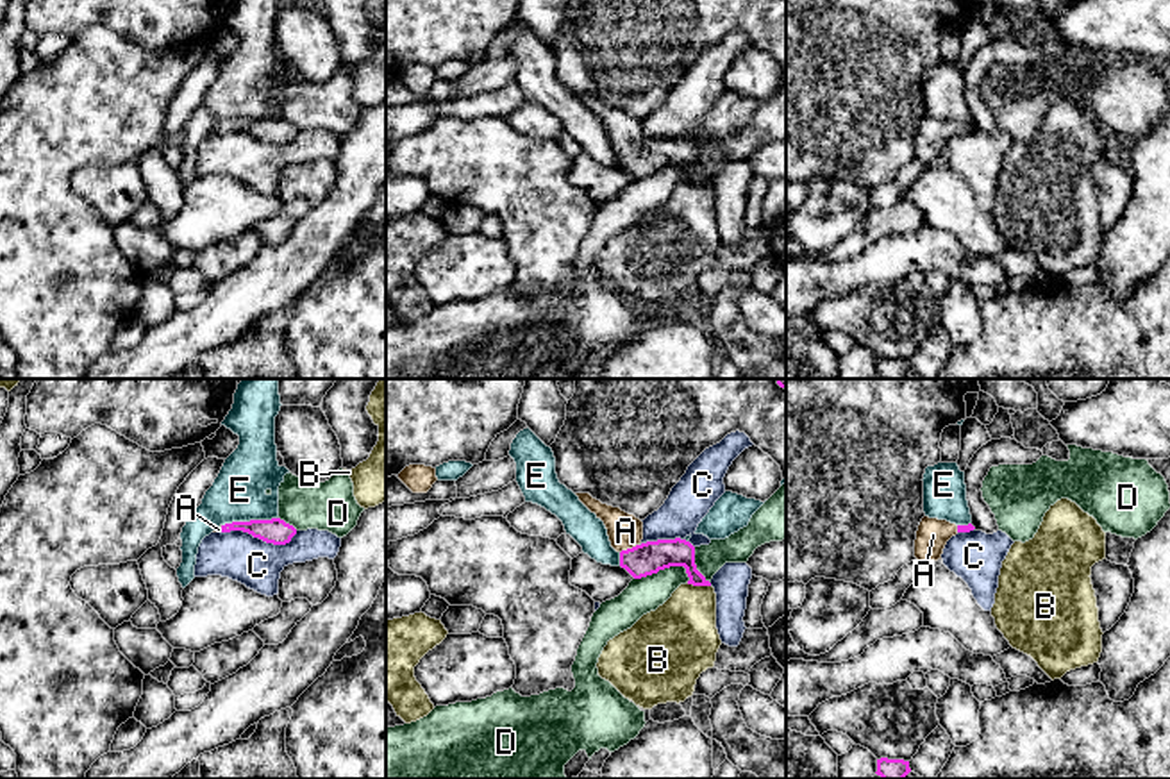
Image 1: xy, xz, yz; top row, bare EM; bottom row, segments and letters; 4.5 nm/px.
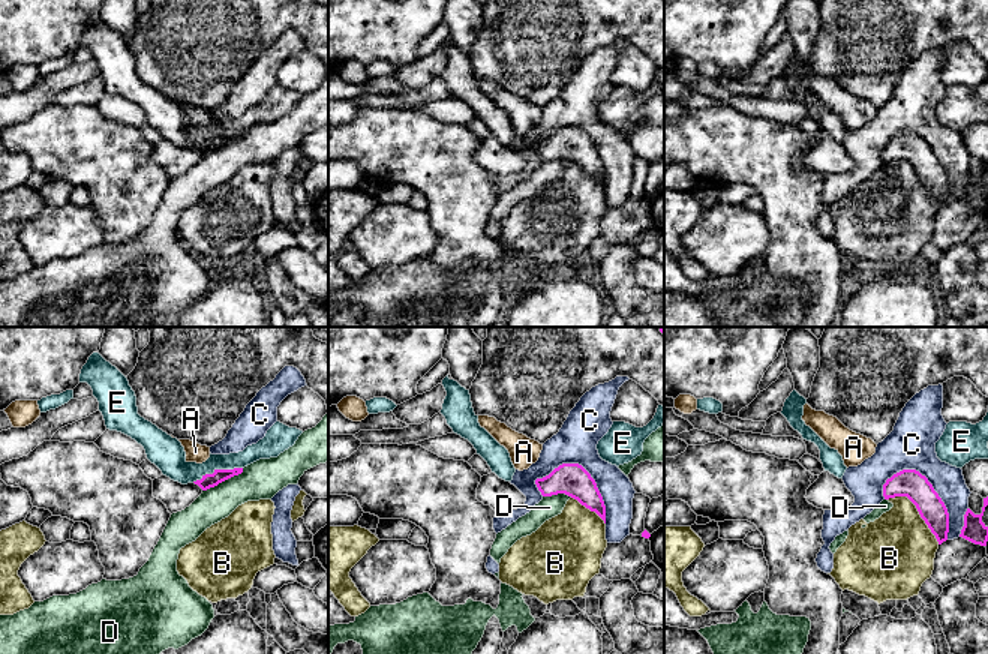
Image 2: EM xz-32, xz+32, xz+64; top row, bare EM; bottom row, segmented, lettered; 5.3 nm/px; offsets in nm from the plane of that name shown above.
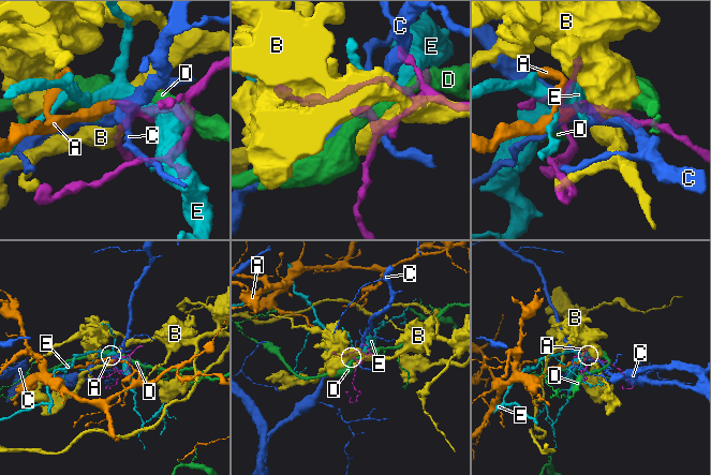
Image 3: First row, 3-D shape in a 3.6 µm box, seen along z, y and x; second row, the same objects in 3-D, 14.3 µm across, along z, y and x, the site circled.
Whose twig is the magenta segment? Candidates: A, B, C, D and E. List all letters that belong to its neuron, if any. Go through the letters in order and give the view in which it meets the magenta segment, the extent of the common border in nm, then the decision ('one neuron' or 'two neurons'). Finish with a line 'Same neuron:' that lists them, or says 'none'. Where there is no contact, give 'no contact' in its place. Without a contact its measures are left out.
A: contact in xz; length 100 nm; one neuron
B: contact in xz; length 110 nm; two neurons
C: contact in xy; length 340 nm; two neurons
D: contact in xz; length 260 nm; two neurons
E: contact in xy; length 260 nm; two neurons
Same neuron: A

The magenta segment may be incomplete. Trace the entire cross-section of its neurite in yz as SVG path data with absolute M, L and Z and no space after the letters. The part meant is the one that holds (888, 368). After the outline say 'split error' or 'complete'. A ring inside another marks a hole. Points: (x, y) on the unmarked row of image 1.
M877 359L877 375L882 379L904 379L911 372L909 361L904 359Z; complete

